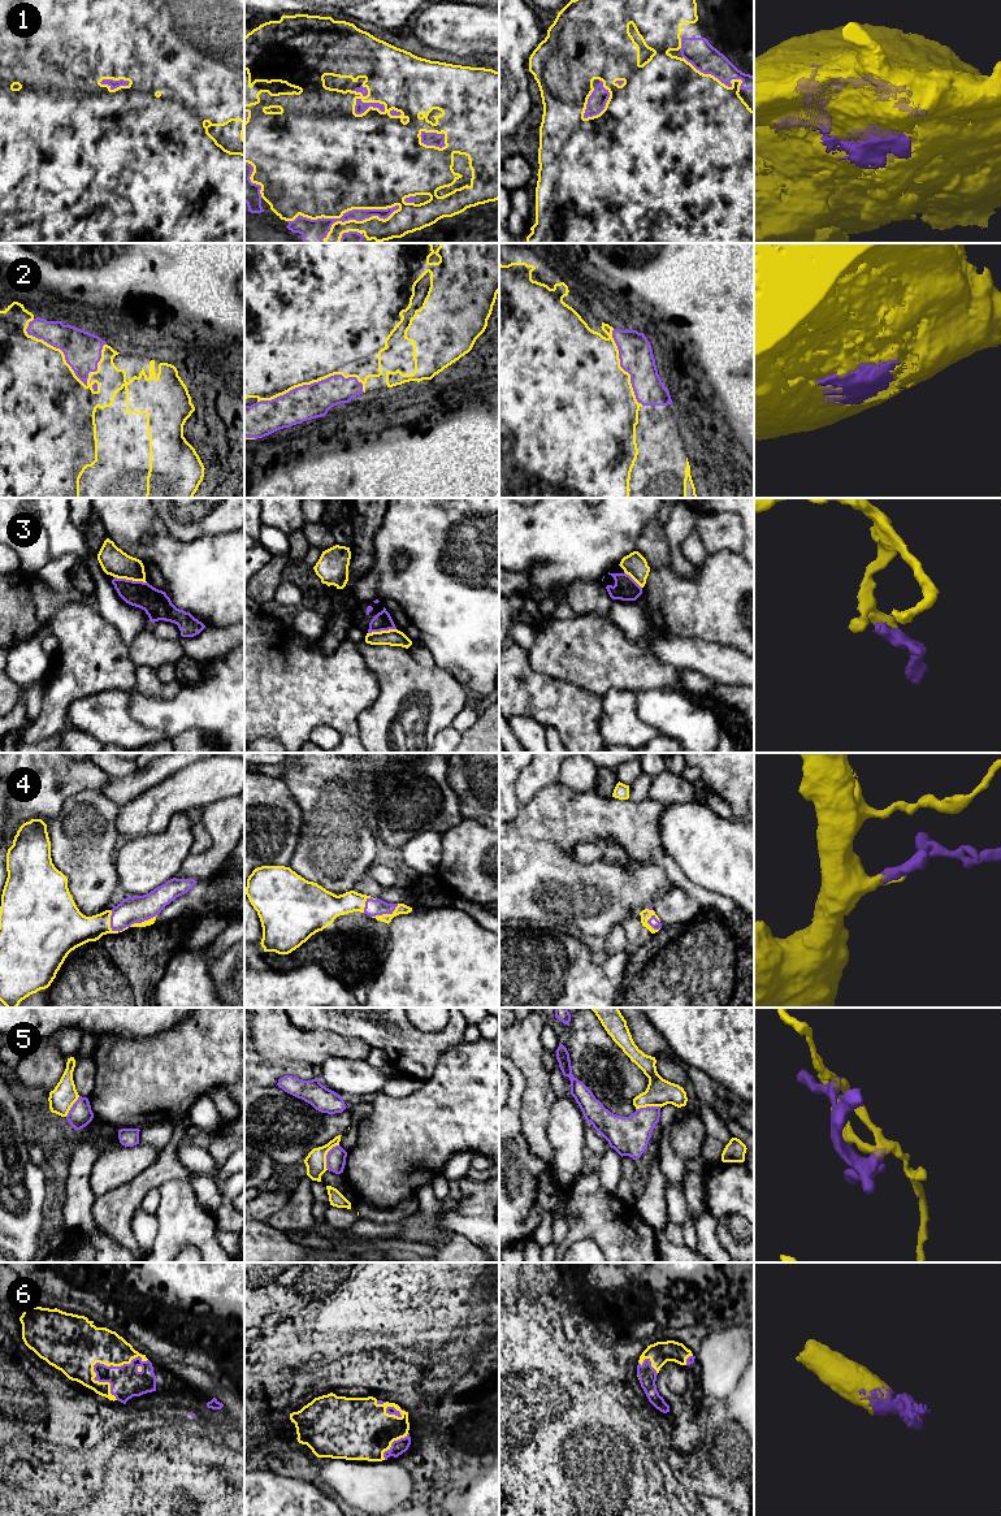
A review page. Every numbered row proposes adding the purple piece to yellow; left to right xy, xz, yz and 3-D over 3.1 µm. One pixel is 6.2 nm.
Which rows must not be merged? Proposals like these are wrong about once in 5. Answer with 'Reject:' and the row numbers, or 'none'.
Reject: 3, 5

